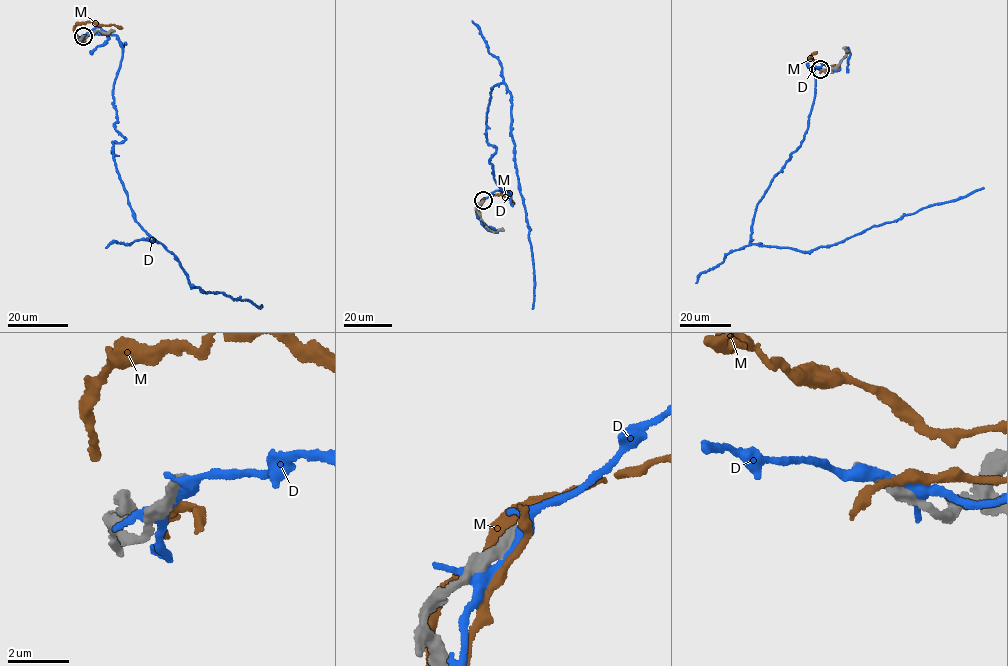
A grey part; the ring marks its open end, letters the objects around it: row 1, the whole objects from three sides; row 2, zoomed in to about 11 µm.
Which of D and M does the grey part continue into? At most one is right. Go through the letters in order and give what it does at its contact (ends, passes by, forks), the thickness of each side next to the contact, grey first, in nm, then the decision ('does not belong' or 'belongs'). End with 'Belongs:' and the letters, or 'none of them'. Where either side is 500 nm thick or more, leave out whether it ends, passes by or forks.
D: it forks; calibres 340 and 240 nm; does not belong
M: it passes by; calibres 320 and 300 nm; does not belong
Belongs: none of them

